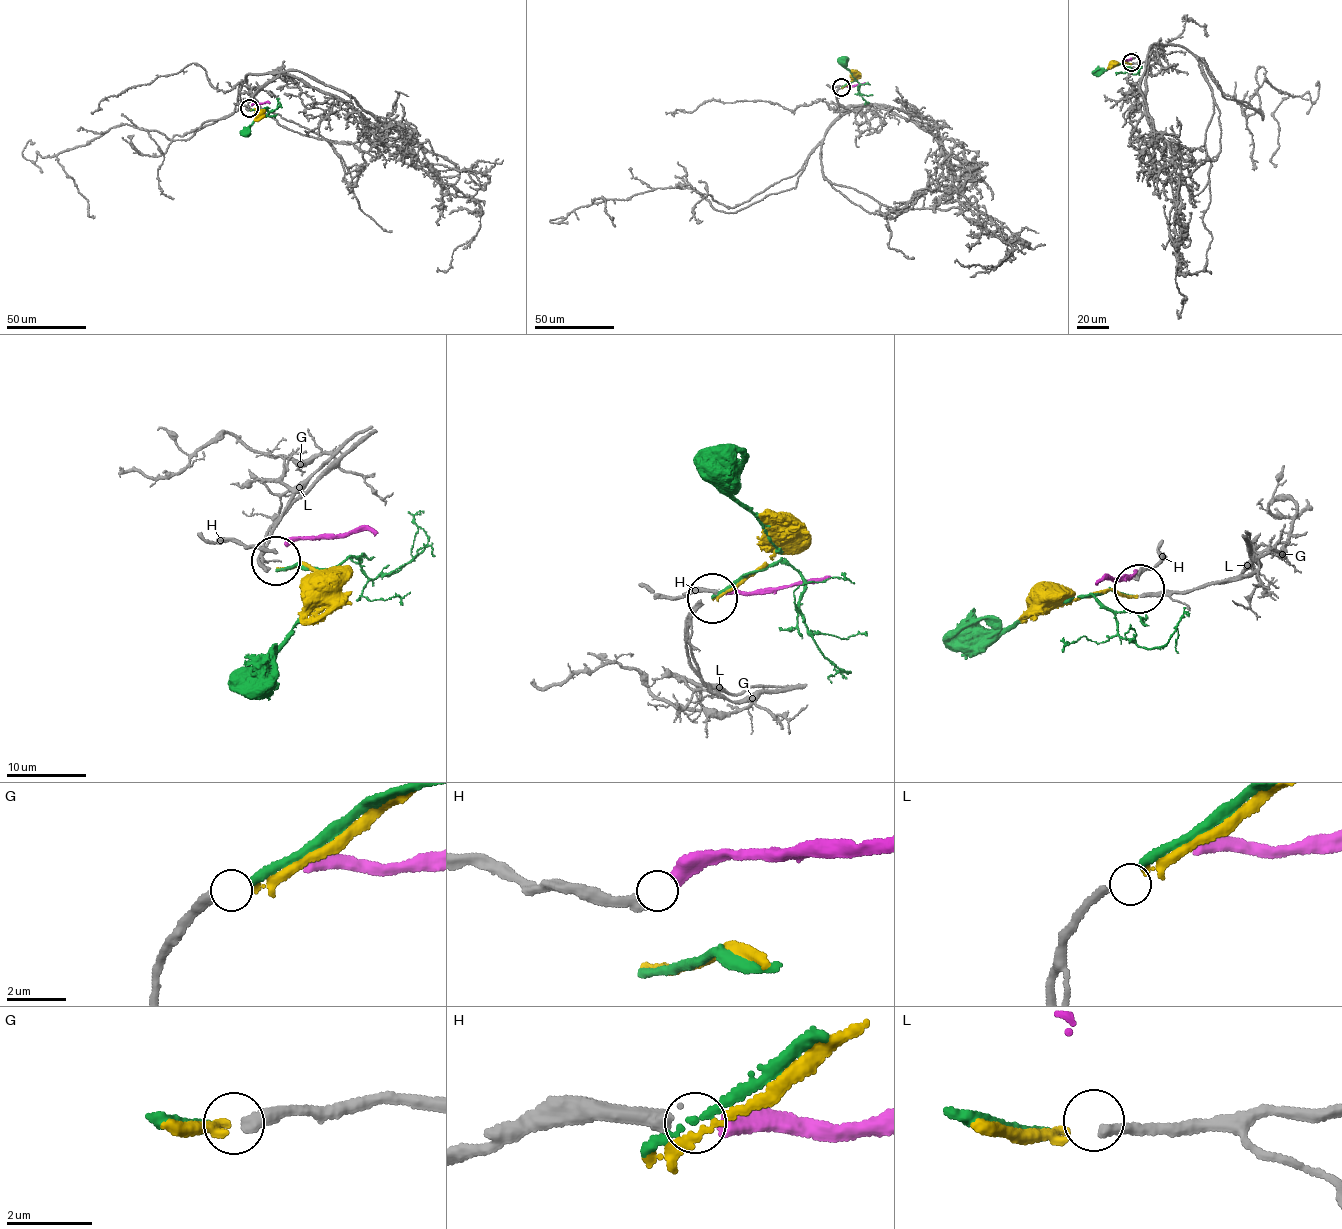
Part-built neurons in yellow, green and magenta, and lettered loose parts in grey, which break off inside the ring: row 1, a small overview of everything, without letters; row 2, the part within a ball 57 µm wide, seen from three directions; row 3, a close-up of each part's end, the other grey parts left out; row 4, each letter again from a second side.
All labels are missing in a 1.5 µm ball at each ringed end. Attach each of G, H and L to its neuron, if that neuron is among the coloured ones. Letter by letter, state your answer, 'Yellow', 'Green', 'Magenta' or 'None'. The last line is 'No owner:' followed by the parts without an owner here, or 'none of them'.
G: Green
H: Magenta
L: Yellow
No owner: none of them

